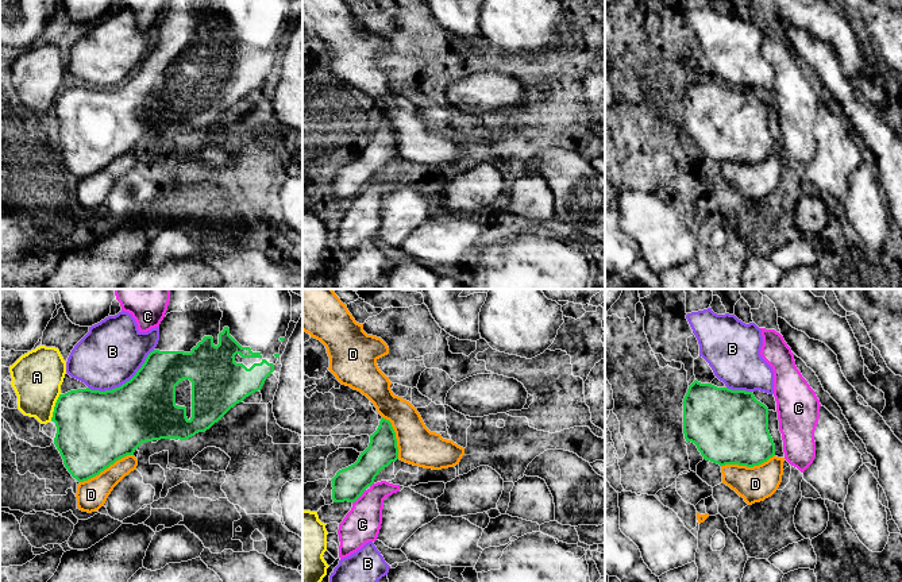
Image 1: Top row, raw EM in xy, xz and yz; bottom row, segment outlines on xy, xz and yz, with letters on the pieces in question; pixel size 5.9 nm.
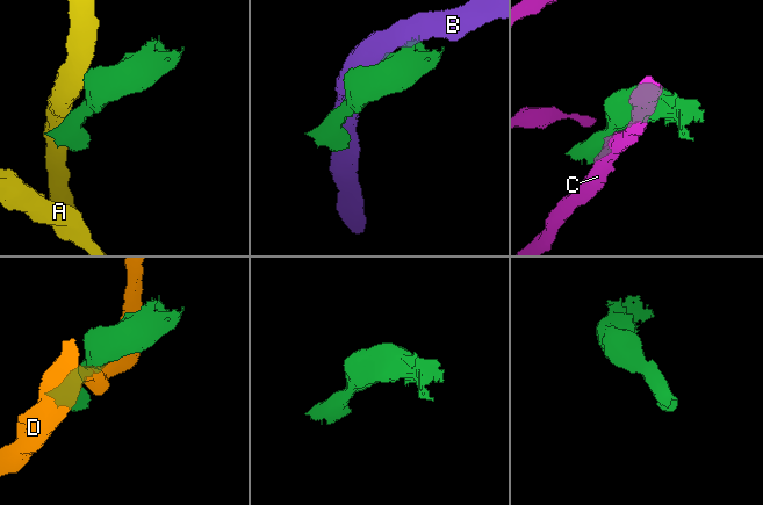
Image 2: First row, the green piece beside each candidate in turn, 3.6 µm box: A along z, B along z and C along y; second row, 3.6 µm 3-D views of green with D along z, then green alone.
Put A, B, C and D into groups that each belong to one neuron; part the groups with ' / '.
A / B / C / D

